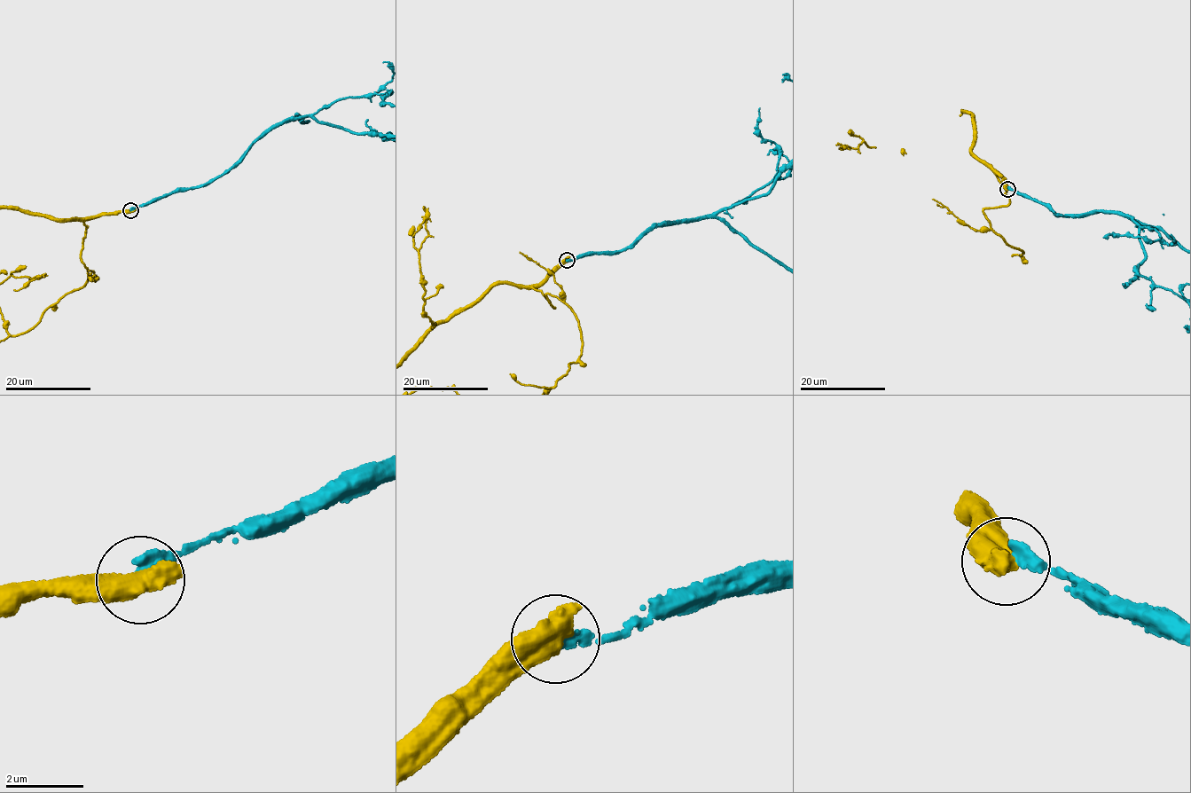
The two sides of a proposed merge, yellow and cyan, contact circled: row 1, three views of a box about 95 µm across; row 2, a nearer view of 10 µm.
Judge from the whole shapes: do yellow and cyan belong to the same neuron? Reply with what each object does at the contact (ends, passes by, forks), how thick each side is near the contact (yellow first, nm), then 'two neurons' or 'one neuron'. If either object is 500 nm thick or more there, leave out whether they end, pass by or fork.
750 nm thick on the yellow side, 360 nm on the other; two neurons

